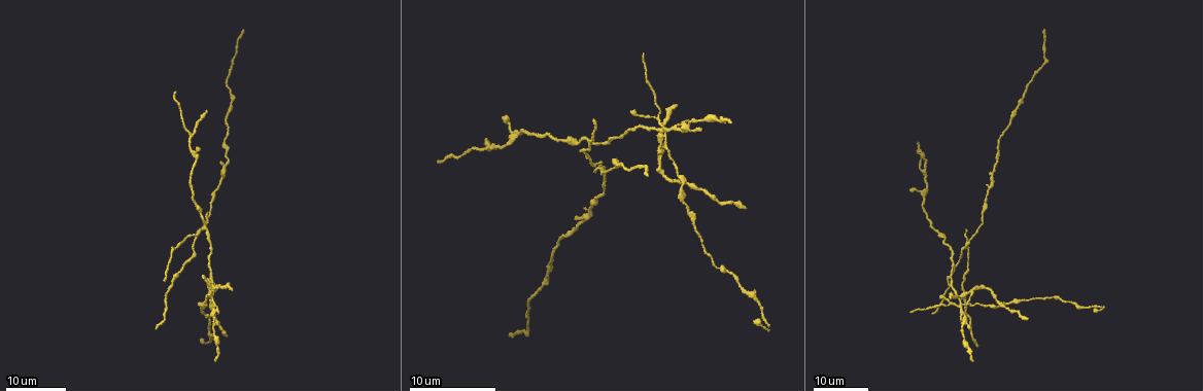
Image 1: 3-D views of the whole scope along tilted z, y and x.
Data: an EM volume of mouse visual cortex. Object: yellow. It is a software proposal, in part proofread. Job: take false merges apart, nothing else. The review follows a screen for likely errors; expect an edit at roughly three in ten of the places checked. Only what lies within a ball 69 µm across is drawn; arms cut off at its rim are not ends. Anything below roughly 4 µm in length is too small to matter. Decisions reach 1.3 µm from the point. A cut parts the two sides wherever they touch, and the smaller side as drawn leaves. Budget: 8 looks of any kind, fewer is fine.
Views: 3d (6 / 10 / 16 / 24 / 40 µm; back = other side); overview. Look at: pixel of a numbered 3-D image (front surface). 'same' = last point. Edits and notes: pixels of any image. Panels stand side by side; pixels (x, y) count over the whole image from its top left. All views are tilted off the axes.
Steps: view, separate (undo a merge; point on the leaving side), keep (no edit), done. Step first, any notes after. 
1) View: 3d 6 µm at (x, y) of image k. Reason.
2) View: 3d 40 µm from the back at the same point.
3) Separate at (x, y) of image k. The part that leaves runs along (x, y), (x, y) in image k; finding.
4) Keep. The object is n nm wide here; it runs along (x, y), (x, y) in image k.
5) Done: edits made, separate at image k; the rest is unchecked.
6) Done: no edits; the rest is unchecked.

View: 3d 24 µm at (227, 113) of image 1. Sudden change in width.

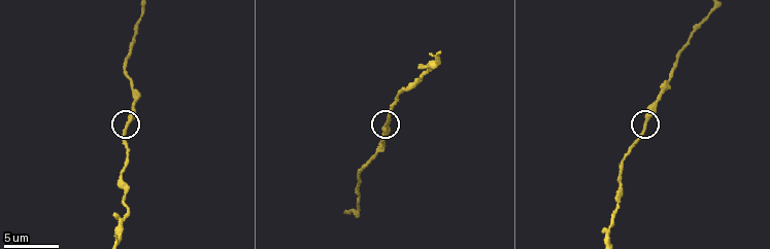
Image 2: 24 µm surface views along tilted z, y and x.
View: 3d 10 µm at (125, 128) of image 2.

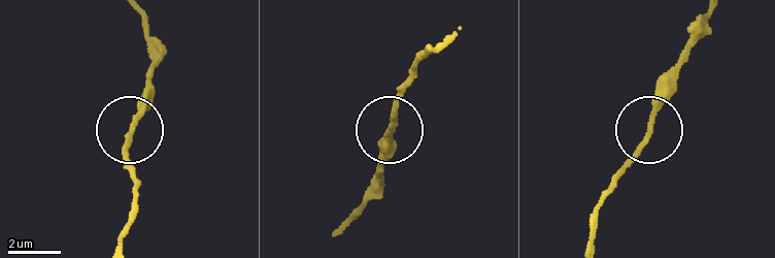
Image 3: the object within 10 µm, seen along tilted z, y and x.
View: 3d 6 µm at (391, 132) of image 3.

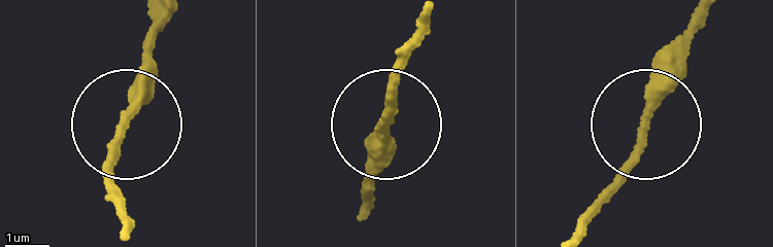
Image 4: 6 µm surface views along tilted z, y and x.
Keep. All the same neuron.

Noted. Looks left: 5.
View: 3d 16 µm at (491, 146) of image 1. Three-way junction.

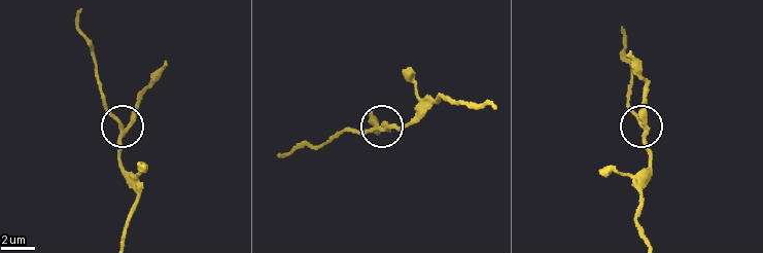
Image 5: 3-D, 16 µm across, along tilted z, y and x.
View: 3d 10 µm at (121, 125) of image 5.

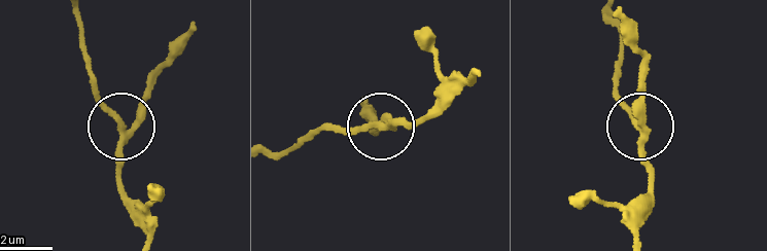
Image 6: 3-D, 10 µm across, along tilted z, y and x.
Keep. 3 arms meet here; it runs along (638, 235), (649, 63) in image 6; one neuron here.

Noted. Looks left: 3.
View: 3d 16 µm at (965, 244) of image 1. Looks like a crossing.

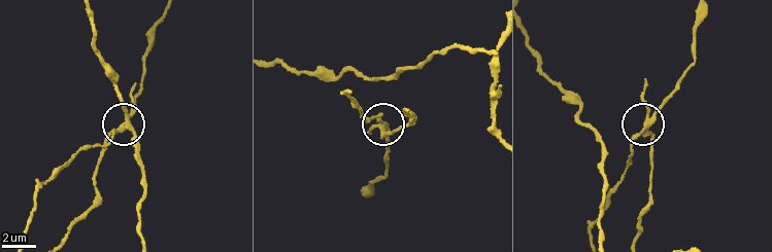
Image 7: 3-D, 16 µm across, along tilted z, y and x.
View: 3d 6 µm at (647, 122) of image 7.

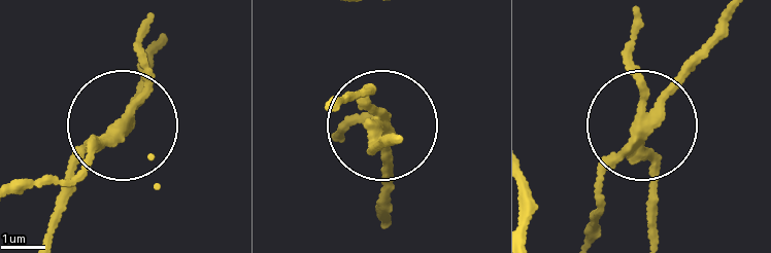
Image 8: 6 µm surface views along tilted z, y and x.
Separate at (154, 76) of image 8. The side arm is 48 µm long; the part that leaves runs along (116, 133), (77, 175), (20, 185) in image 8; a second neuron is stuck on.

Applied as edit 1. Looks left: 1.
Done: edits made, separate at image 8; the rest is unchecked.

